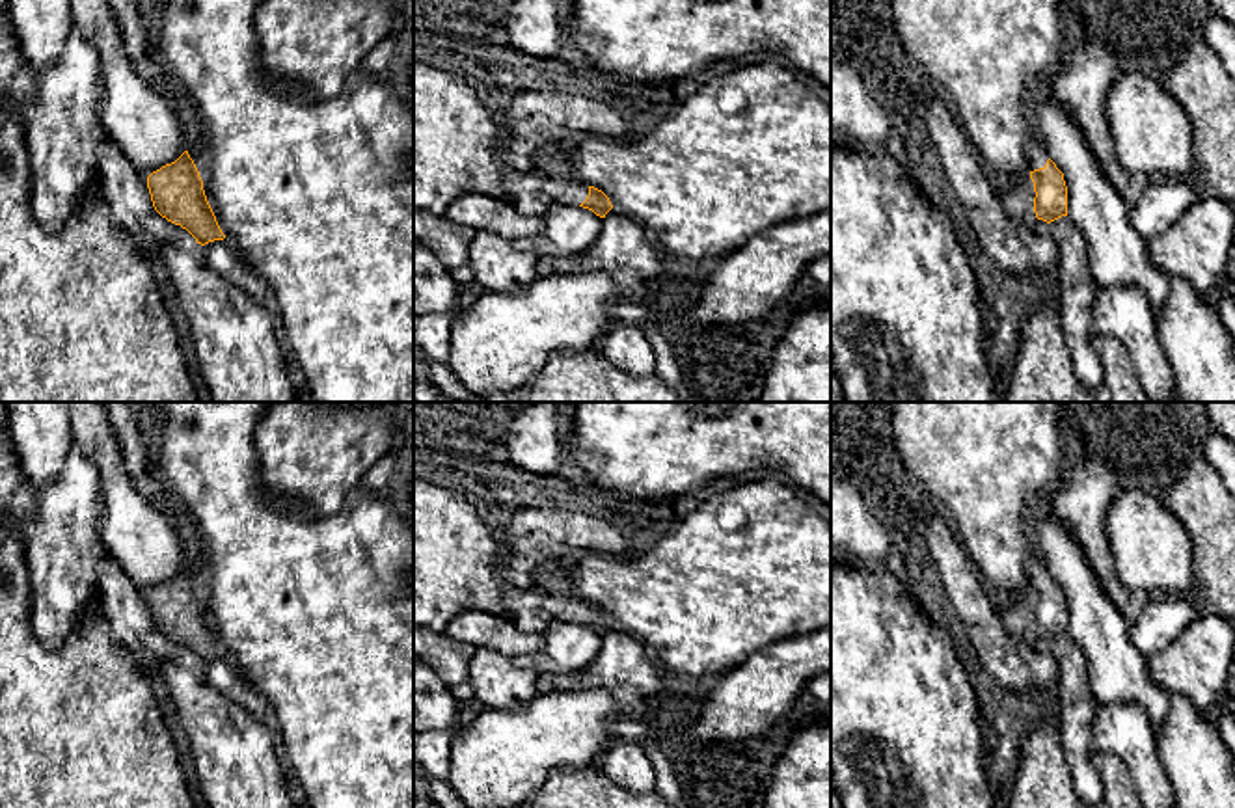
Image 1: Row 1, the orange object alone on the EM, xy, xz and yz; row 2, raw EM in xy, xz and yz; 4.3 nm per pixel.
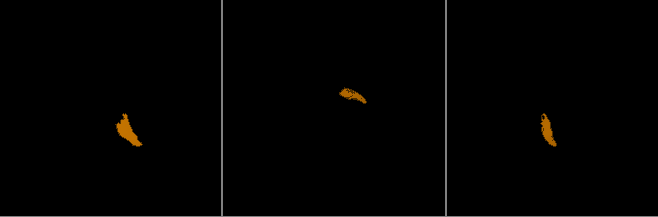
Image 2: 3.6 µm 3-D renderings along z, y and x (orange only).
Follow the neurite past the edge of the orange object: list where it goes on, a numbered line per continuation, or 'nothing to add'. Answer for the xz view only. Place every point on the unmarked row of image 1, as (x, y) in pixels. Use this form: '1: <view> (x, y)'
1: xz (559, 602)

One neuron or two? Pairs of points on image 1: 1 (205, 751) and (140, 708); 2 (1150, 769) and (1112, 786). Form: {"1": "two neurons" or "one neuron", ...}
{"1": "two neurons", "2": "two neurons"}

